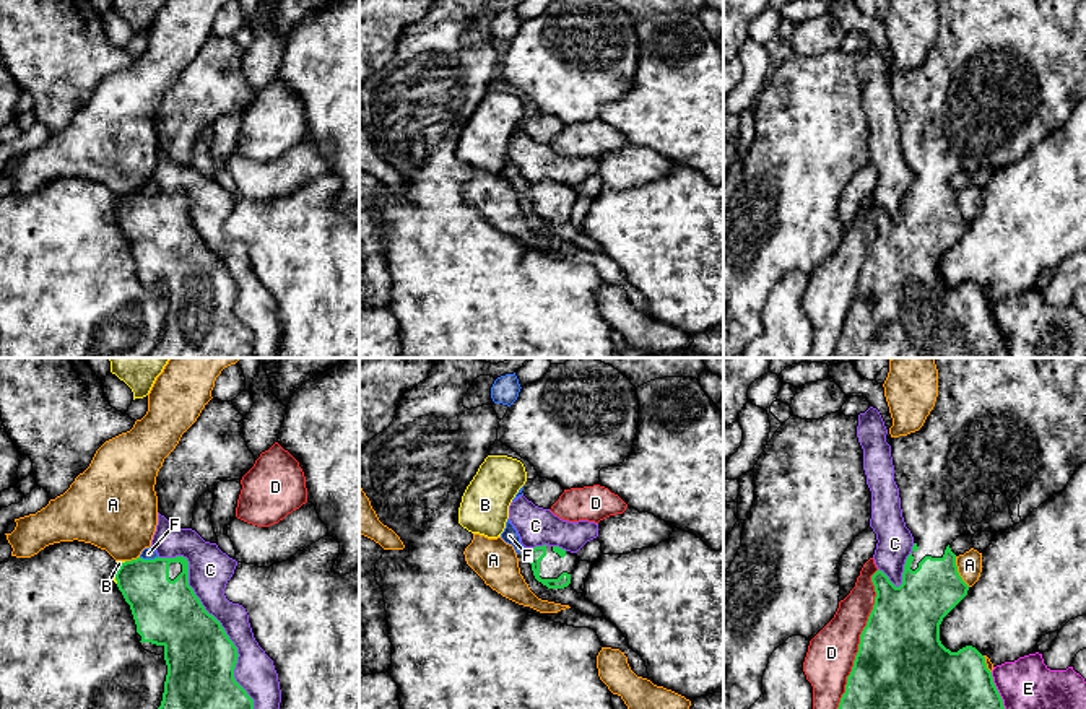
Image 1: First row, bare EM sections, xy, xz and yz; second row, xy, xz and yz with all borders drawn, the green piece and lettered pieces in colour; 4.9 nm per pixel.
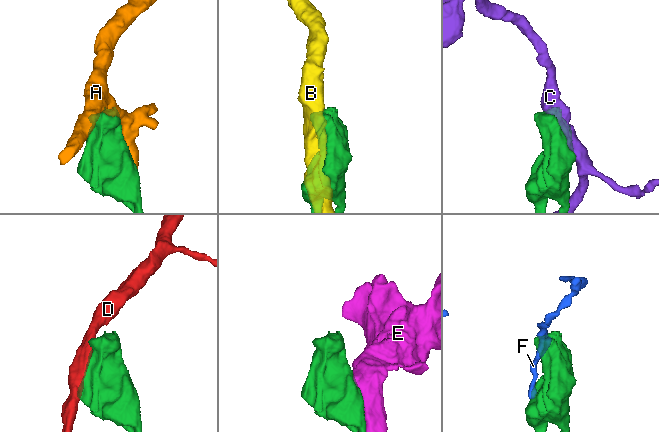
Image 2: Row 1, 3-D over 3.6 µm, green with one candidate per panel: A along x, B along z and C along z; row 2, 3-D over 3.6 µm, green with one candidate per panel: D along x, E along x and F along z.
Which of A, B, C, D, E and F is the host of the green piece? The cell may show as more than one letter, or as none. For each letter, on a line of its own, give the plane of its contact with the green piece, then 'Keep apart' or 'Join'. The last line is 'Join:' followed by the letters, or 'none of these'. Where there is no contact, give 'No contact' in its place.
A: Touches green in yz. Keep apart
B: Touches green in xy. Keep apart
C: Touches green in xy. Keep apart
D: Touches green in yz. Keep apart
E: Touches green in yz. Keep apart
F: Touches green in xy. Keep apart
Join: none of these

